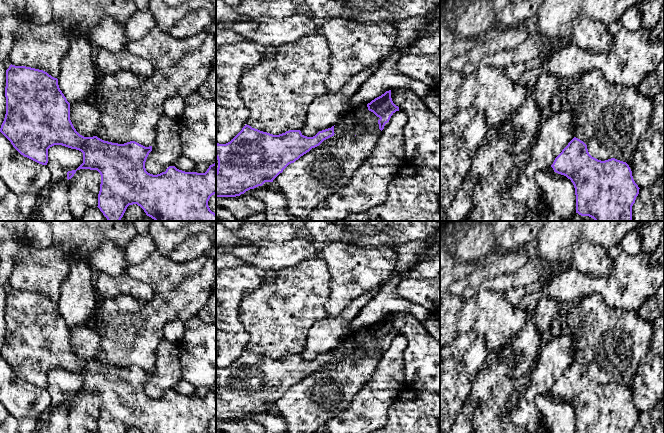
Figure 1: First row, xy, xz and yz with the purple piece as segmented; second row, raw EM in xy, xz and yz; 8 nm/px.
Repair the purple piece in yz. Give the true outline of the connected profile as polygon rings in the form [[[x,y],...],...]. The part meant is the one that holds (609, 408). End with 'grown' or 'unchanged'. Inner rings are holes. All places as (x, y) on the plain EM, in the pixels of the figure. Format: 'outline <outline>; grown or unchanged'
outline [[[574,361],[551,389],[554,396],[566,400],[574,409],[576,433],[632,433],[639,411],[626,386],[611,382],[605,385],[592,381],[587,369]]]; unchanged

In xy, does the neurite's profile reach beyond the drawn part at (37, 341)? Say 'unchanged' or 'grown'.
unchanged

